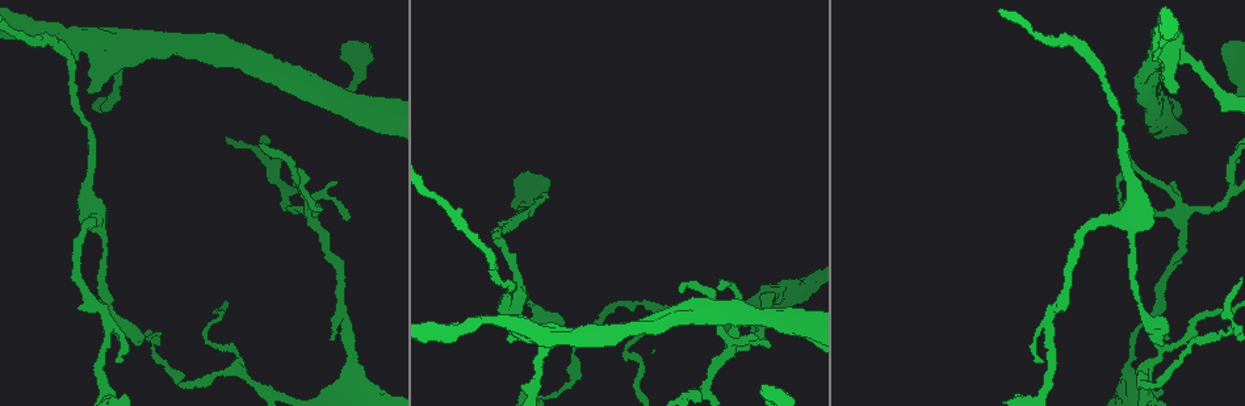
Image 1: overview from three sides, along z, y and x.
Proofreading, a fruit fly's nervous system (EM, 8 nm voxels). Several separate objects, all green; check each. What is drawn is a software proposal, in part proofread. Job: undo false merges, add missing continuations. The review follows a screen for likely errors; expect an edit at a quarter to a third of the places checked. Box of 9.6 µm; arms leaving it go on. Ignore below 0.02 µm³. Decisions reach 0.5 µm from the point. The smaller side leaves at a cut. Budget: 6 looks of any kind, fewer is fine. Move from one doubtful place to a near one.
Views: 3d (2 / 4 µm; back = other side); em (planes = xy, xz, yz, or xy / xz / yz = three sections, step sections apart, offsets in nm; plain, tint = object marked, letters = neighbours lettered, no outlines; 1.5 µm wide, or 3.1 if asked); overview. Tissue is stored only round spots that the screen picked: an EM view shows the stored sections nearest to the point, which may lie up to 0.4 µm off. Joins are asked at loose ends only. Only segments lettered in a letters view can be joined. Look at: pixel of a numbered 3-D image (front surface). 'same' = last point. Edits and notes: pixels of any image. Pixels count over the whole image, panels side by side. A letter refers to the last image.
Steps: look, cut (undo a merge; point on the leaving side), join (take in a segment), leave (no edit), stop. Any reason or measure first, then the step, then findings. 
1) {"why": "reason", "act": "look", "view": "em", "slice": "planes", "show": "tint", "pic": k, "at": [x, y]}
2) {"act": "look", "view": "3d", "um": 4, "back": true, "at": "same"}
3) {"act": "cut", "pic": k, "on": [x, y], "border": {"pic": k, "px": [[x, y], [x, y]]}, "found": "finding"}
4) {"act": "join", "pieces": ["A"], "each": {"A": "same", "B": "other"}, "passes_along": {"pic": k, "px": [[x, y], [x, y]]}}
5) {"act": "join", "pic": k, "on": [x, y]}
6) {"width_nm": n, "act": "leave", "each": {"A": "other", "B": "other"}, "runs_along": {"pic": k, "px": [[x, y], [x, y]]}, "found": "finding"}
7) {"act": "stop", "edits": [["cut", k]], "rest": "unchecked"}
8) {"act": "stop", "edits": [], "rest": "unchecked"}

{"why": "calibre changes", "act": "look", "view": "em", "slice": "planes", "show": "letters", "pic": 1, "at": [358, 379]}

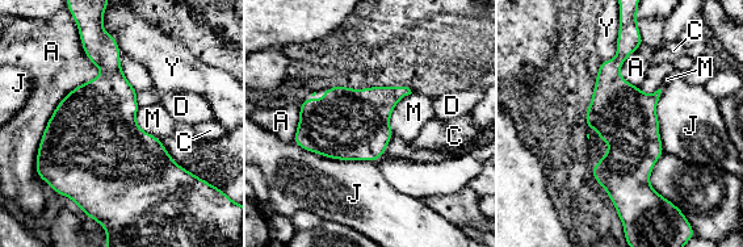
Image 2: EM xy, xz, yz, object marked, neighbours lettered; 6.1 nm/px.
{"width_nm": 380, "act": "leave", "each": {"A": "other", "C": "other", "D": "other", "J": "other", "M": "other", "Y": "other"}, "border": {"pic": 2, "px": [[411, 92], [393, 109], [389, 141]]}, "found": "one neuron here"}

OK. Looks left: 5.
{"why": "branch stops here", "act": "look", "view": "3d", "um": 2, "pic": 1, "at": [336, 180]}

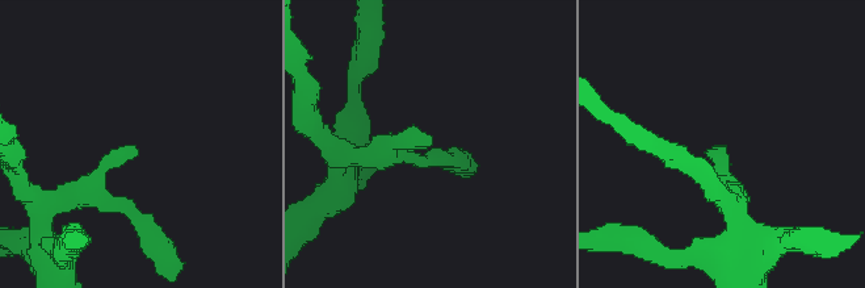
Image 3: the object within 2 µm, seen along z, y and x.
{"why": "now the EM", "act": "look", "view": "em", "slice": "xy", "step": 4, "show": "letters", "pic": 3, "at": [725, 145]}

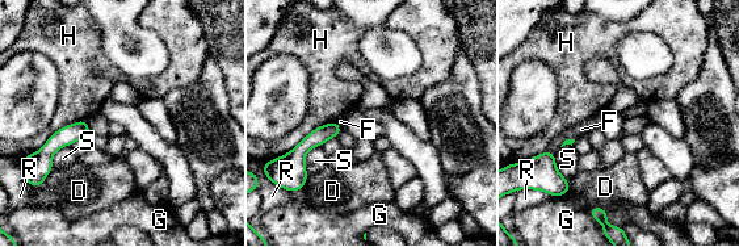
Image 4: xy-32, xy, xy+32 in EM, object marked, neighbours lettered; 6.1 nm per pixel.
{"act": "leave", "each": {"D": "other", "F": "other", "G": "other", "H": "other", "R": "other", "S": "other"}, "runs_along": {"pic": 4, "px": [[84, 122], [43, 155], [32, 180]]}, "found": "no lettered segment goes on from it"}

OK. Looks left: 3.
{"why": "thick turns thin", "act": "look", "view": "em", "slice": "planes", "show": "tint", "pic": 1, "at": [36, 29]}

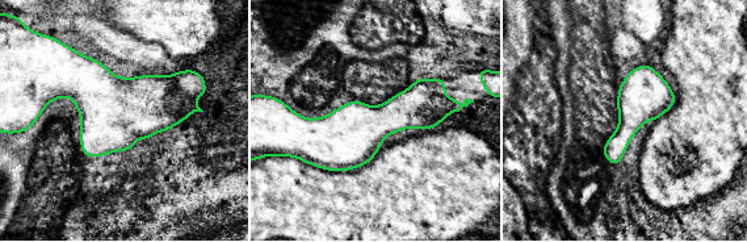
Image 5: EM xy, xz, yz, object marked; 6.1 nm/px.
{"act": "look", "view": "em", "slice": "planes", "show": "letters", "at": "same"}

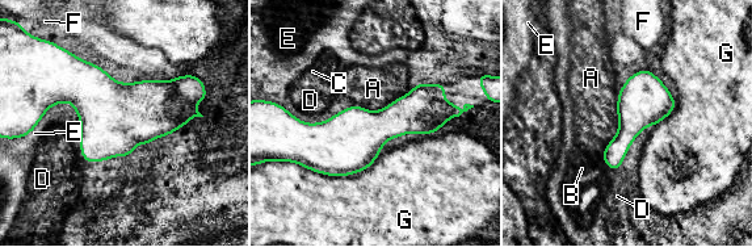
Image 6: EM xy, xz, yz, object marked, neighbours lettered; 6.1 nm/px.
{"act": "leave", "each": {"A": "other", "B": "other", "C": "other", "D": "other", "E": "other", "F": "other", "G": "other"}, "border": {"pic": 6, "px": [[382, 149], [339, 176], [288, 162]]}, "found": "continuous, no second neuron"}

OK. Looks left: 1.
{"act": "stop", "edits": [], "rest": "unchecked"}

